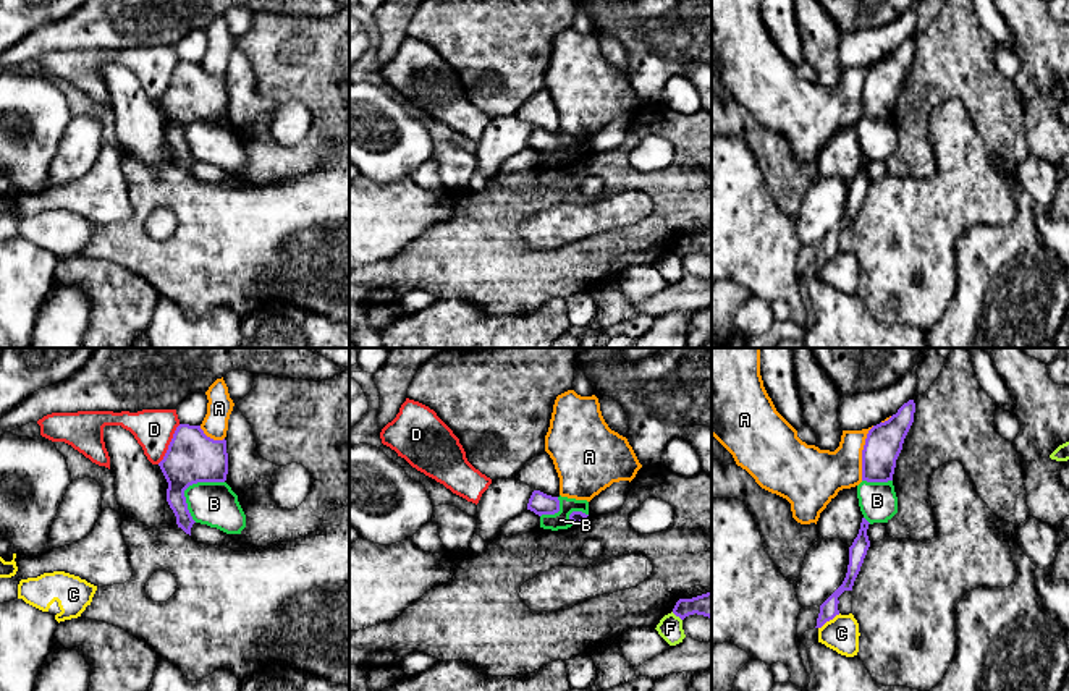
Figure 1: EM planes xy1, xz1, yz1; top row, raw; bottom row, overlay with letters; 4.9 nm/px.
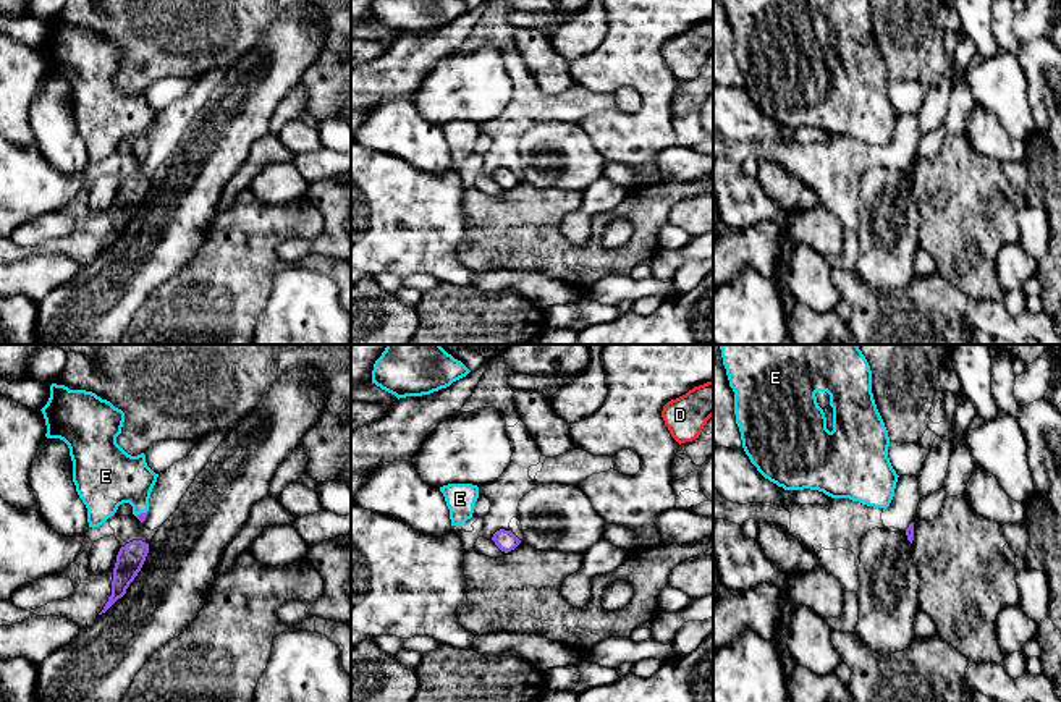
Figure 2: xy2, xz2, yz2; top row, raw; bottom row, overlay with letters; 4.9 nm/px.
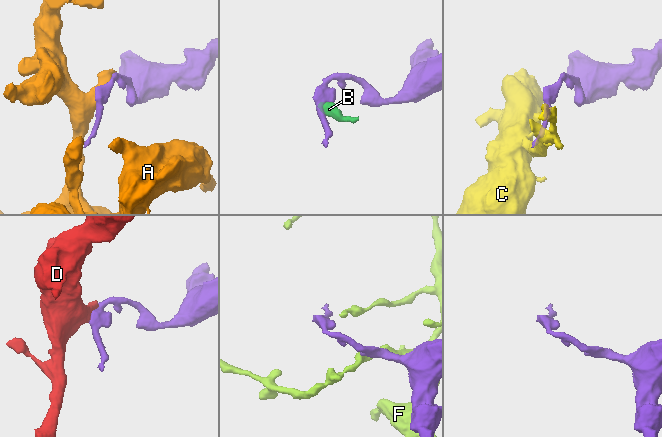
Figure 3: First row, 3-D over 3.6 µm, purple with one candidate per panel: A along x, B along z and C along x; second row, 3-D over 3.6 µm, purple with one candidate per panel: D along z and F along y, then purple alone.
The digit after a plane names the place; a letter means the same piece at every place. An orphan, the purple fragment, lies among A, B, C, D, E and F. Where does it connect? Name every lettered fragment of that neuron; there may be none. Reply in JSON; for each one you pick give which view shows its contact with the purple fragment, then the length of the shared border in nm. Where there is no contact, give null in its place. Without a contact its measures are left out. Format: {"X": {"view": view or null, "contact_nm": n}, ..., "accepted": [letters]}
{"E": {"view": "xy2", "contact_nm": 60}, "accepted": ["E"]}

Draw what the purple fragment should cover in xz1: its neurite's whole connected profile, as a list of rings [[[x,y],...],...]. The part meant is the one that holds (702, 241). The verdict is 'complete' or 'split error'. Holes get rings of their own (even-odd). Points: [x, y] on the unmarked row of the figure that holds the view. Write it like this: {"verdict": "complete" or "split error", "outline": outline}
{"verdict": "complete", "outline": [[[712,230],[692,236],[679,236],[673,246],[673,251],[681,257],[694,251],[712,256]]]}

